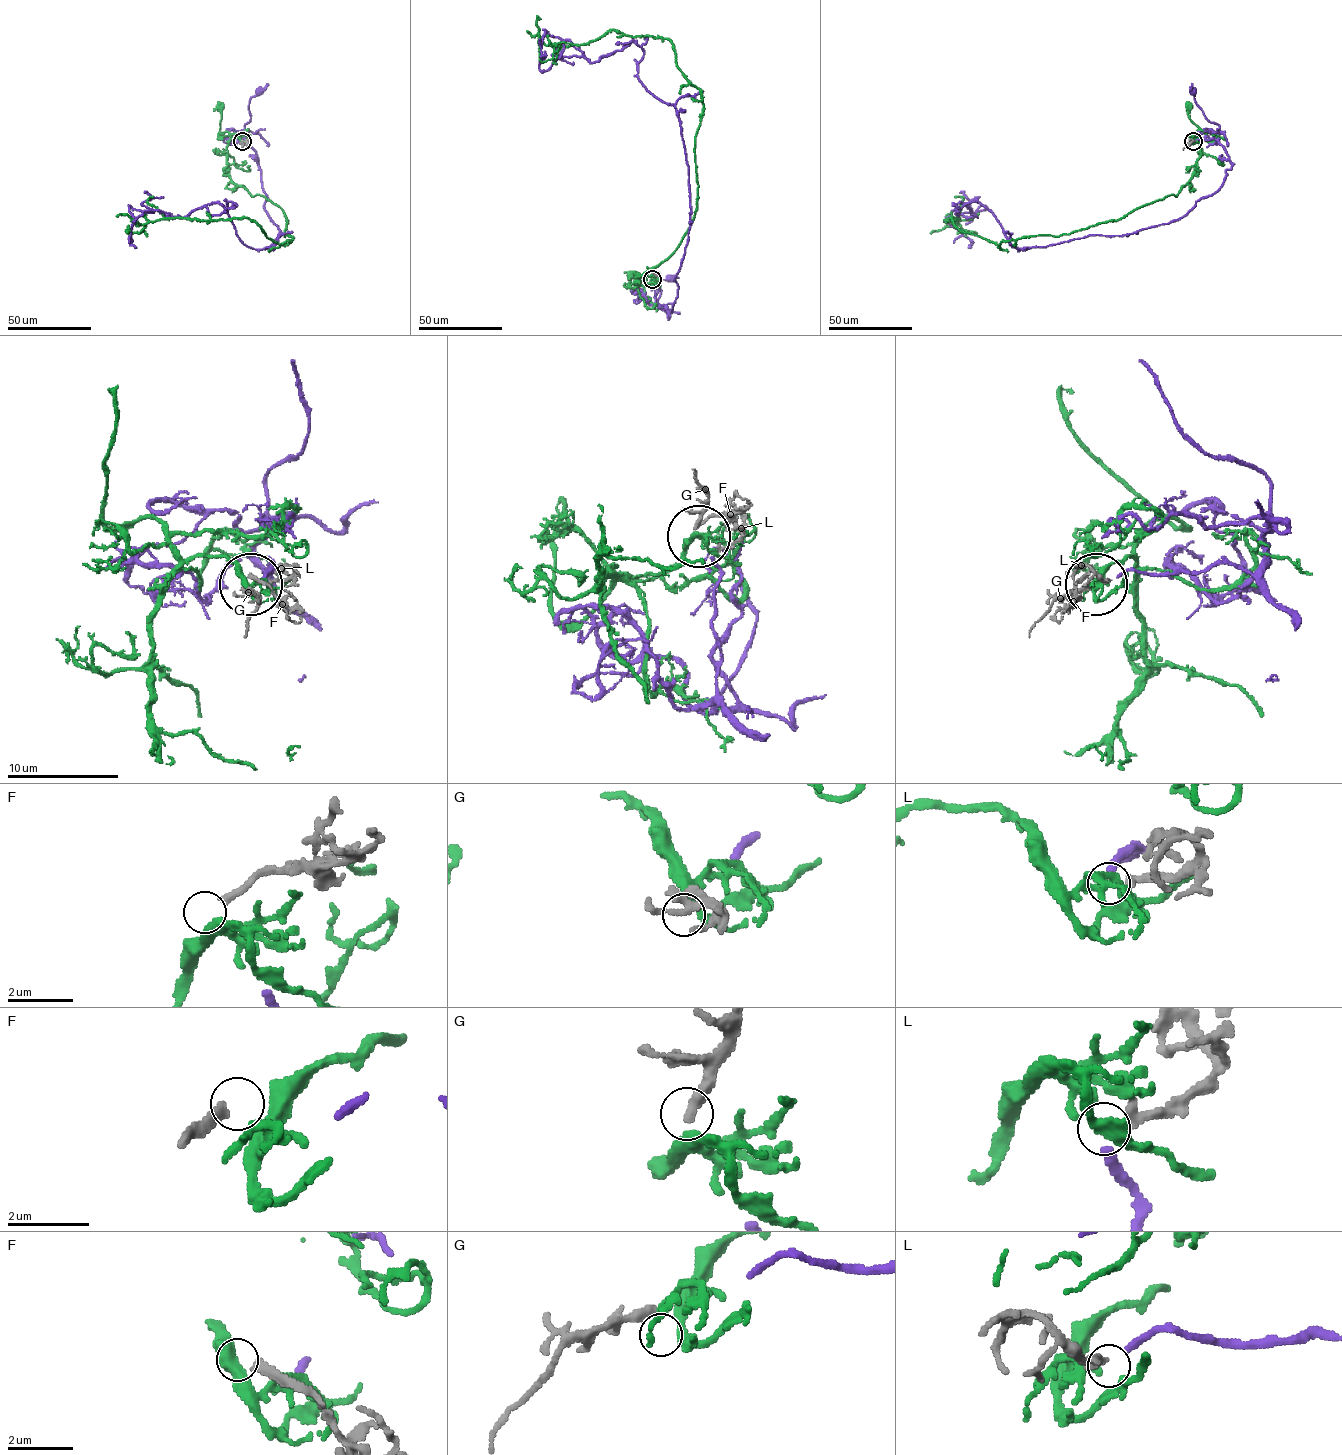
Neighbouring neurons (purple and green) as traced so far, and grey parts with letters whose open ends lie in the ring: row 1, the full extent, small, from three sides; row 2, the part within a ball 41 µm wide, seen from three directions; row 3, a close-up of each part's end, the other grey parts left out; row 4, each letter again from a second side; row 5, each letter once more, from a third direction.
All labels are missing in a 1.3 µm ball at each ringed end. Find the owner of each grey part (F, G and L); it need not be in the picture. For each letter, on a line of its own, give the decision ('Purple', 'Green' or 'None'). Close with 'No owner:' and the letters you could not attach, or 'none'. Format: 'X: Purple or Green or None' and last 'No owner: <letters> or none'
F: None
G: None
L: None
No owner: F, G, L

